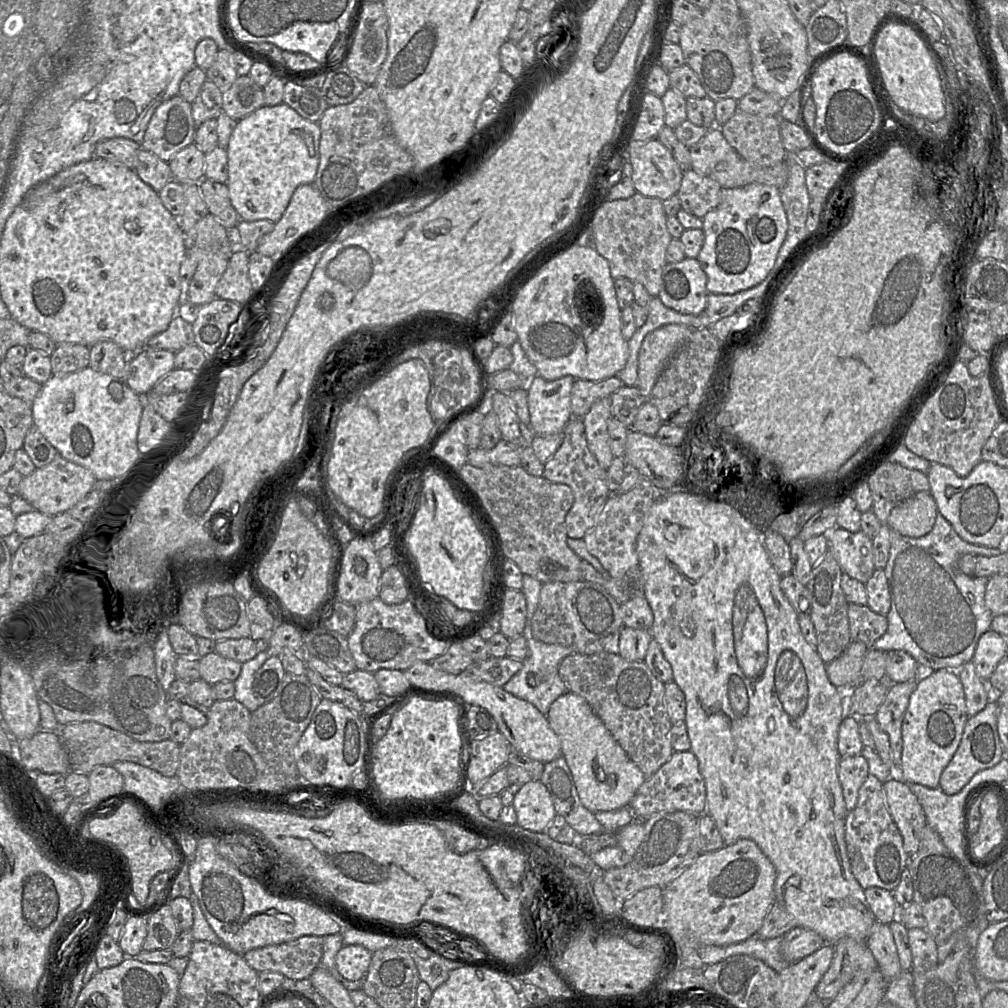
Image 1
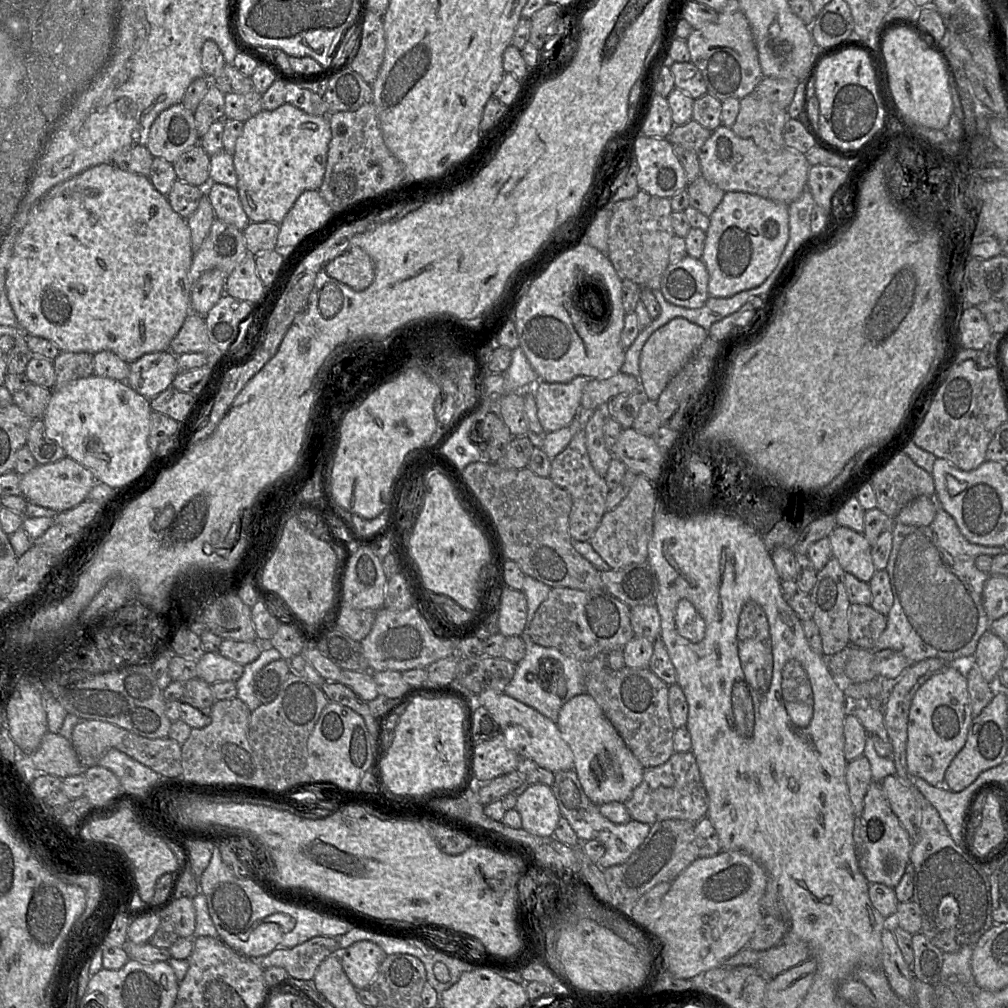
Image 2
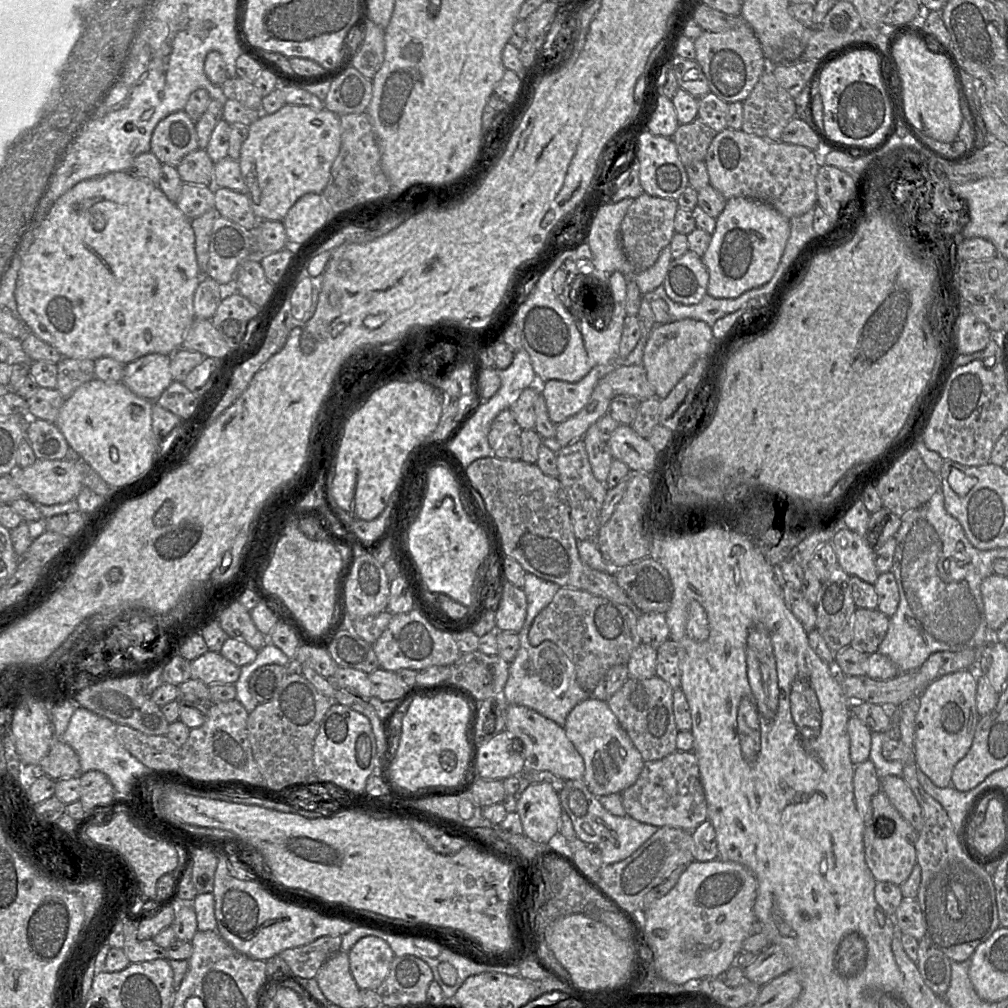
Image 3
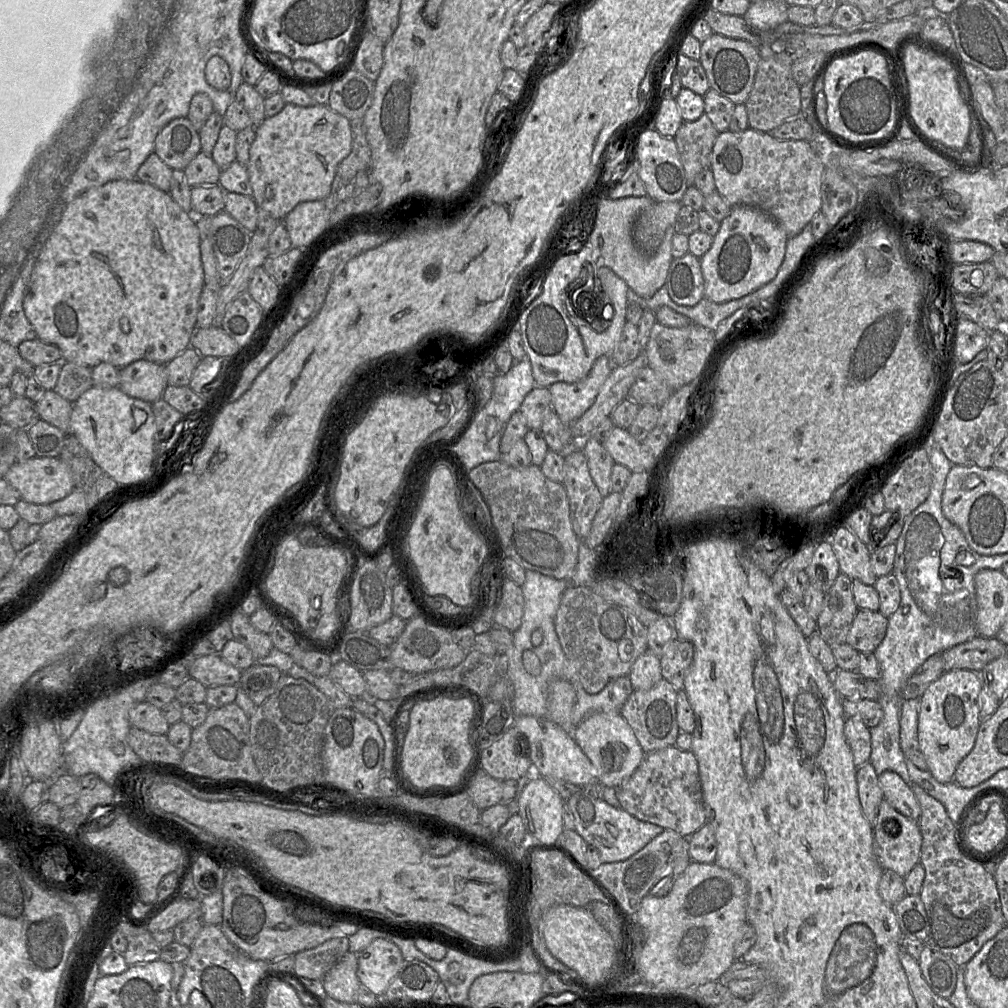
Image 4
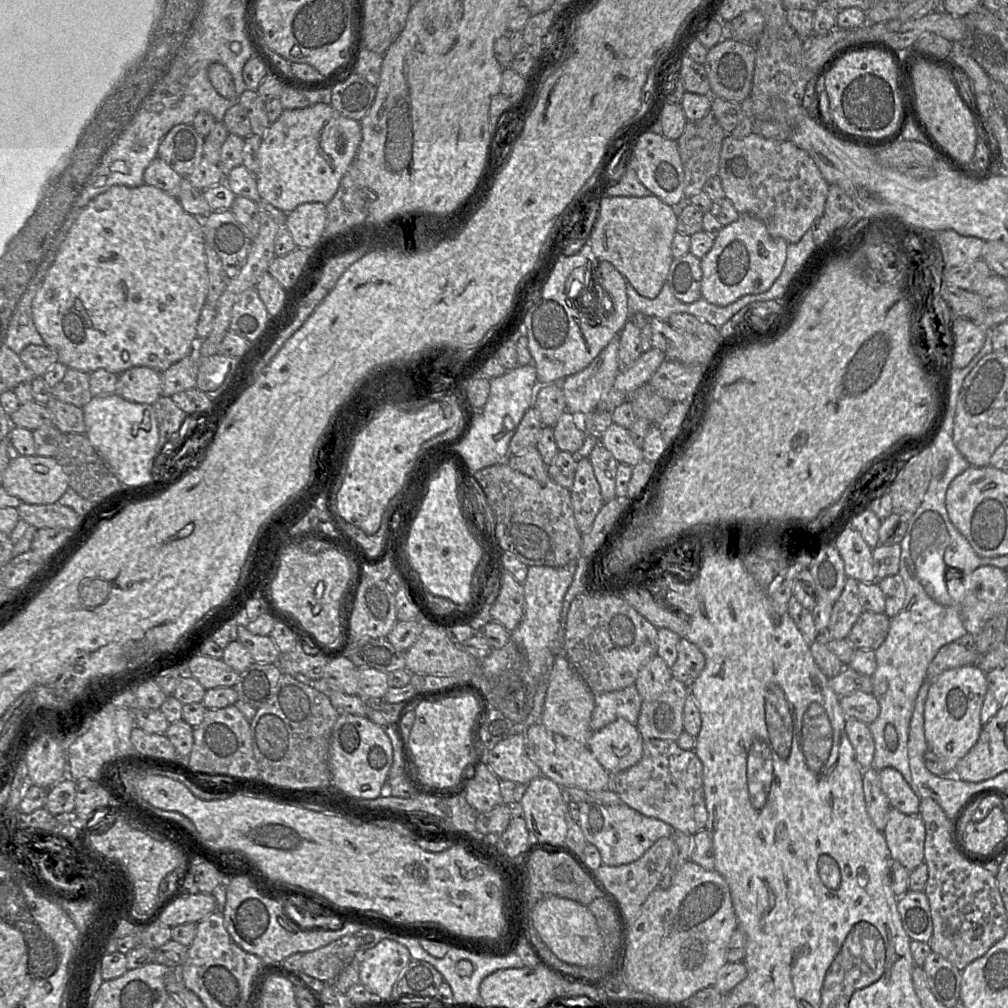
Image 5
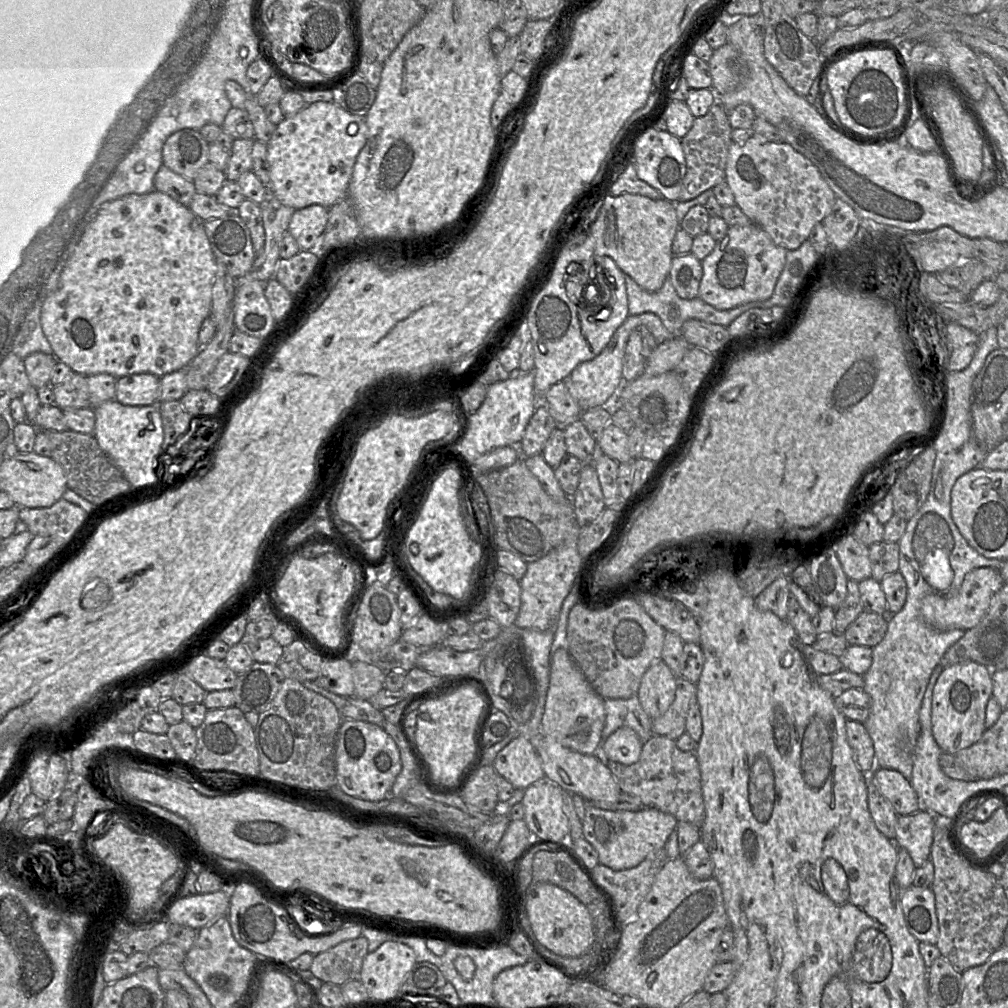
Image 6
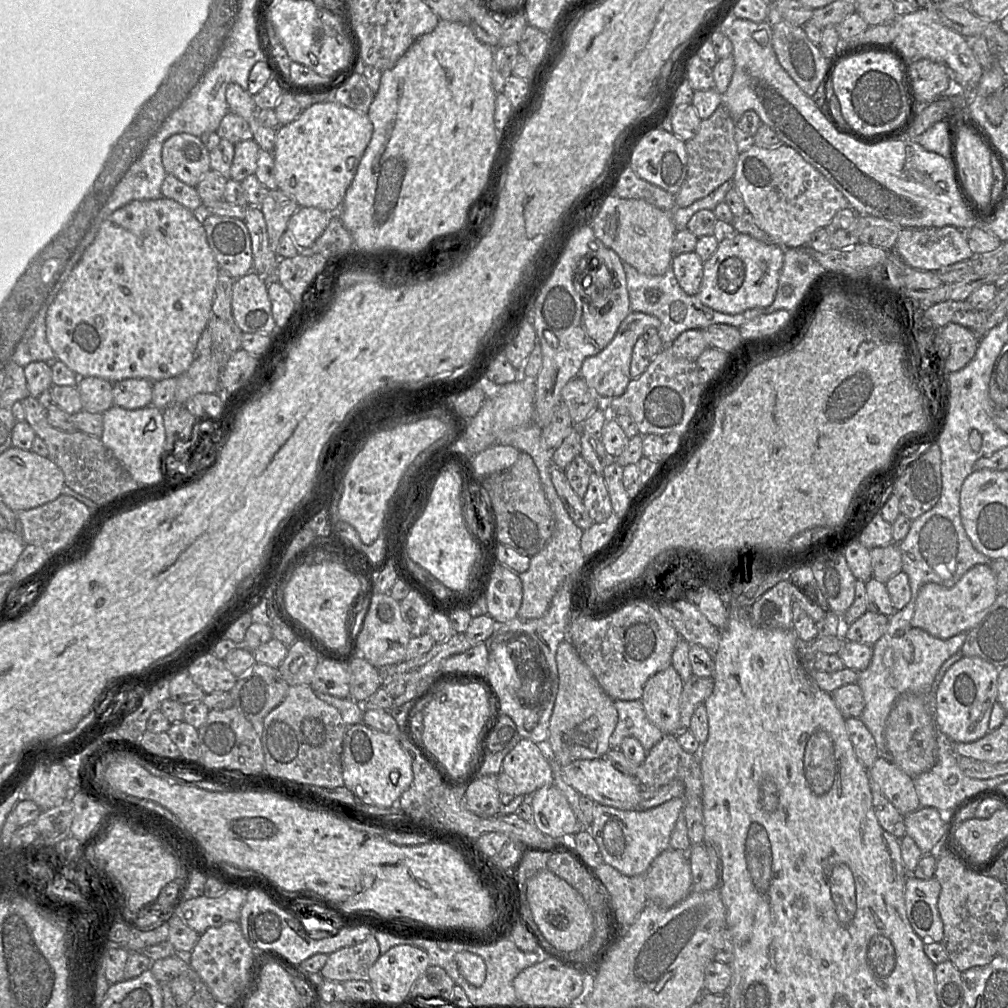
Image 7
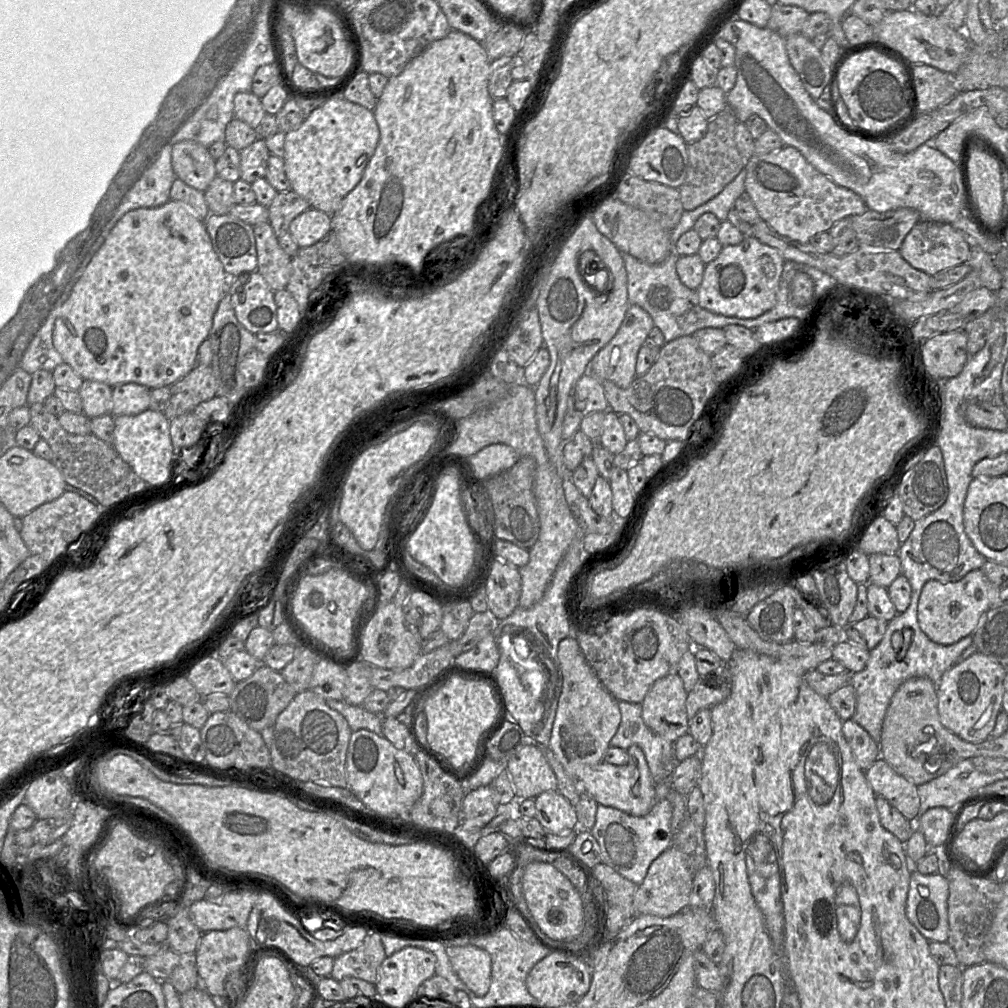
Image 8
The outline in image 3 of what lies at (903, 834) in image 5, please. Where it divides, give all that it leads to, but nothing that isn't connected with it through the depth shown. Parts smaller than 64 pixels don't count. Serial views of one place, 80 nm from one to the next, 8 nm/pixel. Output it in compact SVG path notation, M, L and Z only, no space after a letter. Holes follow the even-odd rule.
M880 790L871 801L872 817L865 823L863 845L865 862L876 881L901 885L911 874L916 859L918 832L906 821Z

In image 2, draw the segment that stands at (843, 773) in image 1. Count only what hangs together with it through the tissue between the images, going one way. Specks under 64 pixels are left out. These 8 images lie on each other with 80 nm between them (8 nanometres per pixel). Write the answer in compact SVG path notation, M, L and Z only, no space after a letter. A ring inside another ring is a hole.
M863 755L849 762L845 773L846 783L855 815L863 811L864 796L872 783L871 766Z

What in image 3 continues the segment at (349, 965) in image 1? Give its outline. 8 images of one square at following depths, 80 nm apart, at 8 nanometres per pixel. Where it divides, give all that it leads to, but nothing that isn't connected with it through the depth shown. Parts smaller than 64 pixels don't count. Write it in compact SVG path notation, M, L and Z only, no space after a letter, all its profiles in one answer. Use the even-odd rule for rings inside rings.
M365 936L353 945L348 956L350 971L358 987L376 991L388 975L395 954L383 939Z

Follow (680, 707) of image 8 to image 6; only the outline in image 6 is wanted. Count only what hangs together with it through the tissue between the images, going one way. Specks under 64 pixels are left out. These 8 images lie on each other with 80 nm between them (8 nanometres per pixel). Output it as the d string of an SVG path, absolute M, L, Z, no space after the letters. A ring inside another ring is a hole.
M659 659L642 676L638 699L651 719L663 715L675 699L677 676Z

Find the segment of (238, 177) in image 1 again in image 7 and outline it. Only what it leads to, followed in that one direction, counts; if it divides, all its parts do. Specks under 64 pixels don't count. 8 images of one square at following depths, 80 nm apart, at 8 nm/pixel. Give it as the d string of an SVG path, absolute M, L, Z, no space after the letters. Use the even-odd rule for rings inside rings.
M334 100L315 103L304 109L296 120L277 128L272 152L277 189L293 197L300 207L316 207L329 214L336 213L372 132L373 125L367 114Z

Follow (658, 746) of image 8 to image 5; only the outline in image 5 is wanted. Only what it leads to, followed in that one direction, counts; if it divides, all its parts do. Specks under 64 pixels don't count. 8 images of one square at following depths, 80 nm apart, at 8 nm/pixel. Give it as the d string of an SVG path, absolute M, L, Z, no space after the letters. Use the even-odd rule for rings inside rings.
M635 684L619 691L594 694L594 701L591 731L597 731L617 718L624 718L636 725L643 702Z

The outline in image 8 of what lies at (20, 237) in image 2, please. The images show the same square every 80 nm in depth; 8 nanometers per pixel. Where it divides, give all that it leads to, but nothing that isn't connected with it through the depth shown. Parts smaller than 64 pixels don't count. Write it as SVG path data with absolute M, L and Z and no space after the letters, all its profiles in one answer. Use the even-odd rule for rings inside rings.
M168 201L162 206L156 208L138 208L129 211L124 216L122 216L117 223L110 230L109 234L105 238L103 244L99 248L99 250L94 254L91 261L85 268L83 274L75 283L70 293L68 299L63 303L60 307L60 314L55 320L54 330L53 330L53 345L55 349L62 356L65 363L70 365L72 369L84 380L98 381L105 383L112 388L117 385L122 385L126 383L137 383L148 387L149 389L159 388L163 386L171 386L179 379L183 378L187 375L196 365L197 365L197 354L200 344L209 337L209 333L213 324L213 317L217 310L218 304L224 294L229 291L229 276L224 270L224 267L219 260L217 254L213 249L213 245L210 239L210 236L205 227L205 223L203 220L198 218L195 214L193 214L185 205L180 202Z

